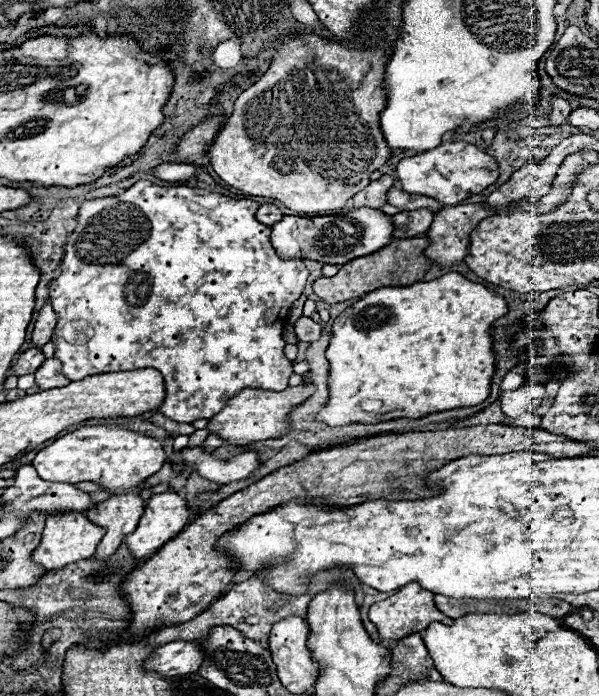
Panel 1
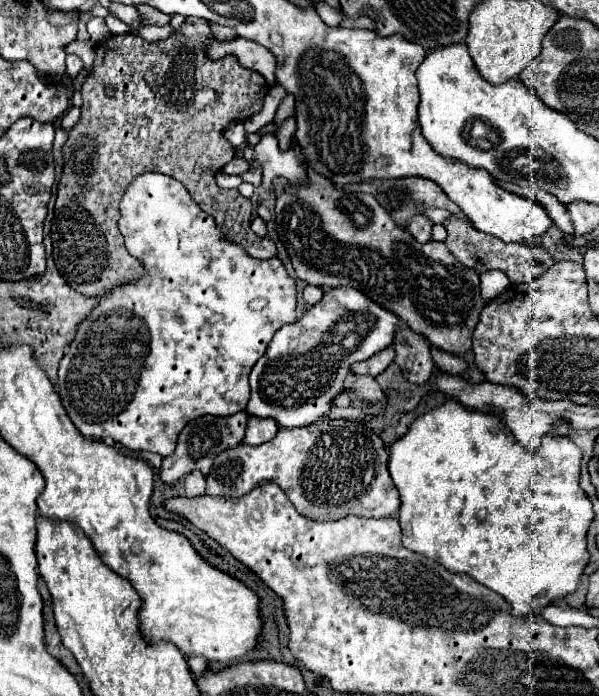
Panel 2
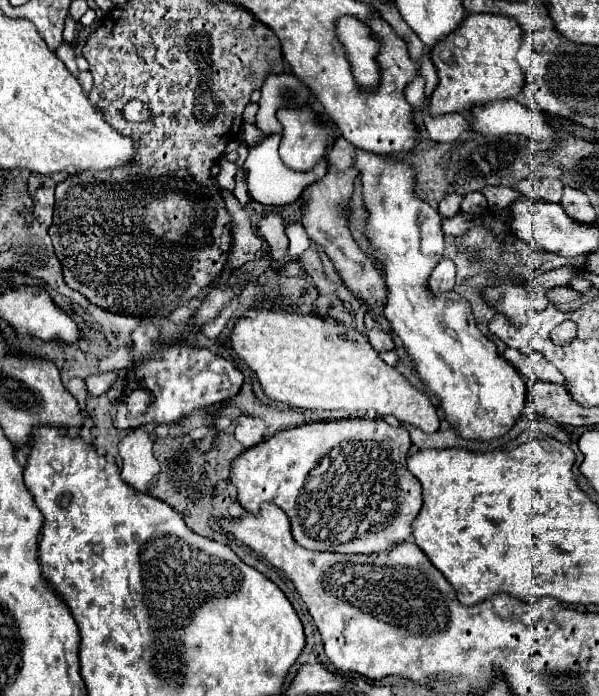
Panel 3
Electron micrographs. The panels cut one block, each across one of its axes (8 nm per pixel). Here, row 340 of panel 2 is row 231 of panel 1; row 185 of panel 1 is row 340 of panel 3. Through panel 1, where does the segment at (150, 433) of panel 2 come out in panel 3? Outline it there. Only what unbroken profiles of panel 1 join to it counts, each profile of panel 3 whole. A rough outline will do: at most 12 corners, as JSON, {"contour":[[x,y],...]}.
{"contour":[[158,328],[132,332],[136,386],[152,406],[114,424],[174,424],[238,394],[244,376],[208,350],[156,350]]}

